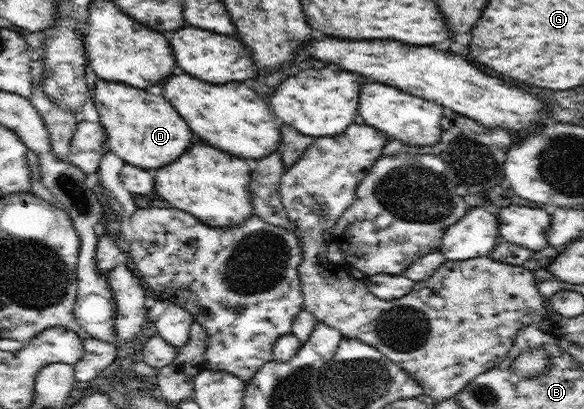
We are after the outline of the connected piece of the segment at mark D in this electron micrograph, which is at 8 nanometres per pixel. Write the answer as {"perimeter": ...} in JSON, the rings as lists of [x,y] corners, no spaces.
{"perimeter":[[[101,78],[92,93],[100,123],[110,139],[110,150],[129,165],[154,172],[177,161],[197,138],[163,95],[149,94],[146,90]]]}

